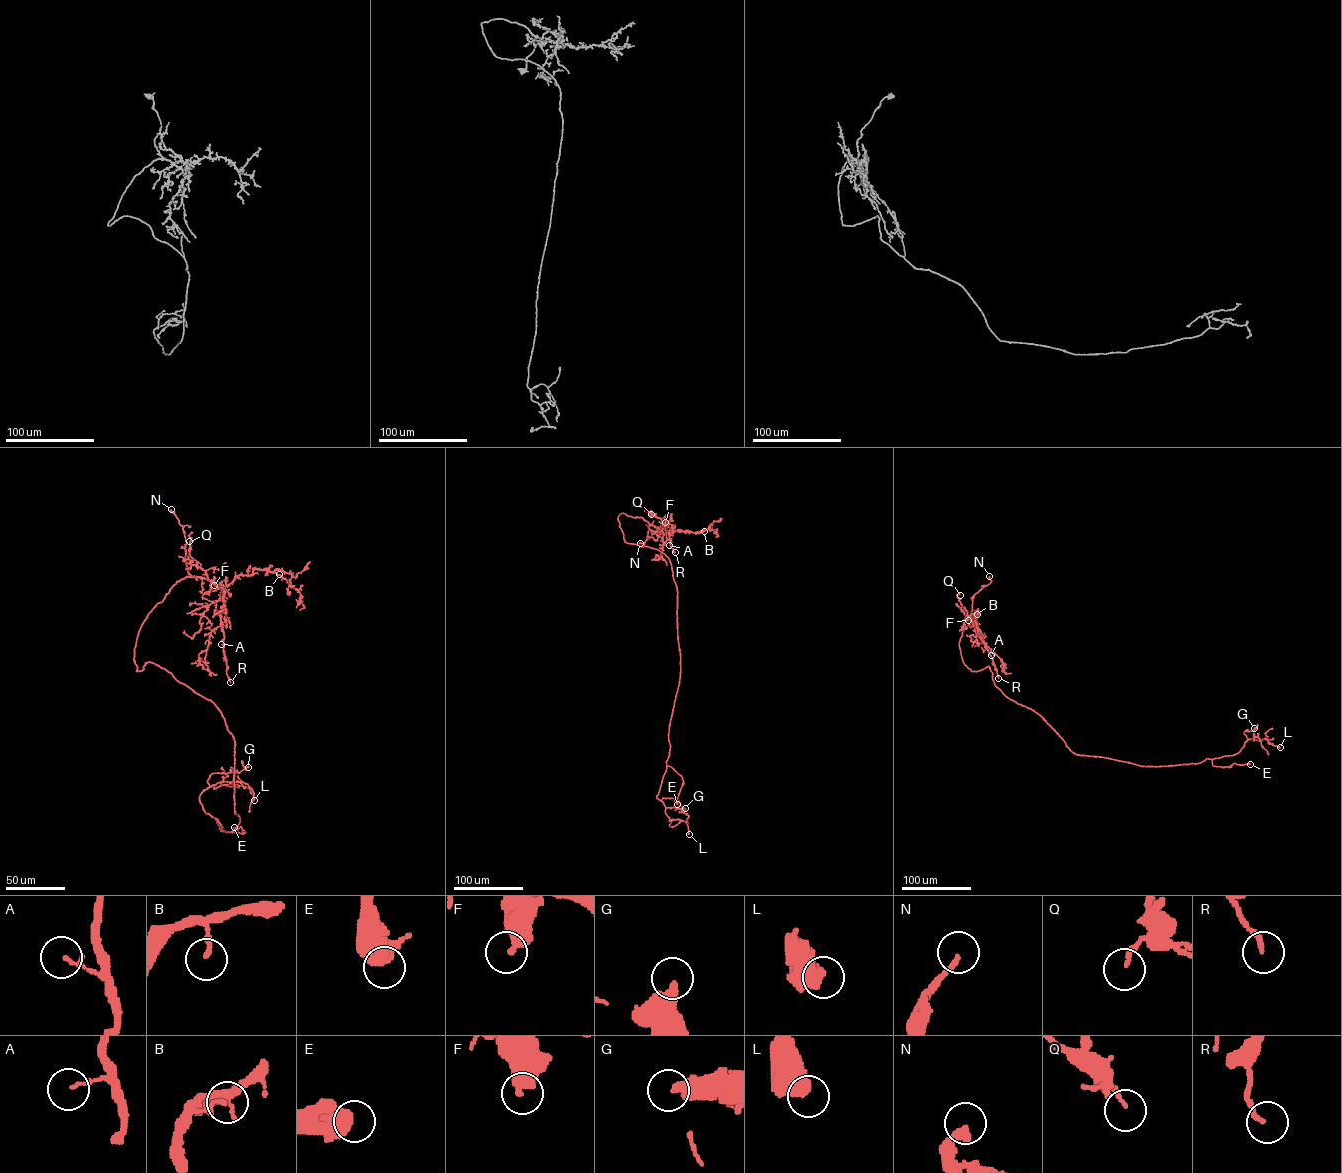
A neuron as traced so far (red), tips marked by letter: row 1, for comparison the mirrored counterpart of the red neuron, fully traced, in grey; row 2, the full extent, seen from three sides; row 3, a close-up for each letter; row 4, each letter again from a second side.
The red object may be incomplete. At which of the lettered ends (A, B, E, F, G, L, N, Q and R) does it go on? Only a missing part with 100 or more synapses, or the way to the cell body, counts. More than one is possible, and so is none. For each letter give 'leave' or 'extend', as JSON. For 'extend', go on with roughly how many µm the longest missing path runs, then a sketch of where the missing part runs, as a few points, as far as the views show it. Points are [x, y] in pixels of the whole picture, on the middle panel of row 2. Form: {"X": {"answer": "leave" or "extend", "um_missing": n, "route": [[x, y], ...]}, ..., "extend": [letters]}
{"A": {"answer": "leave"}, "B": {"answer": "leave"}, "E": {"answer": "leave"}, "F": {"answer": "leave"}, "G": {"answer": "leave"}, "L": {"answer": "leave"}, "N": {"answer": "extend", "um_missing": 35, "route": [[640, 543], [635, 552], [628, 554]]}, "Q": {"answer": "leave"}, "R": {"answer": "leave"}, "extend": ["N"]}

